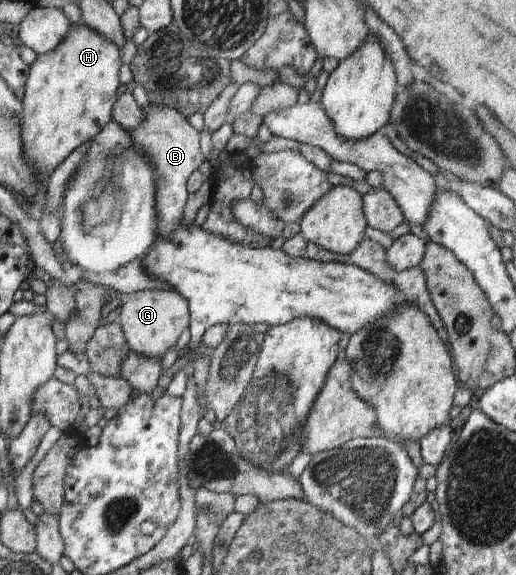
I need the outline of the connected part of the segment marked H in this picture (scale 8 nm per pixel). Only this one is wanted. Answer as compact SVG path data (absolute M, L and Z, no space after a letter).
M84 22L72 25L54 50L31 63L24 86L21 142L27 164L41 181L81 144L91 142L112 119L116 90L120 86L121 51Z

